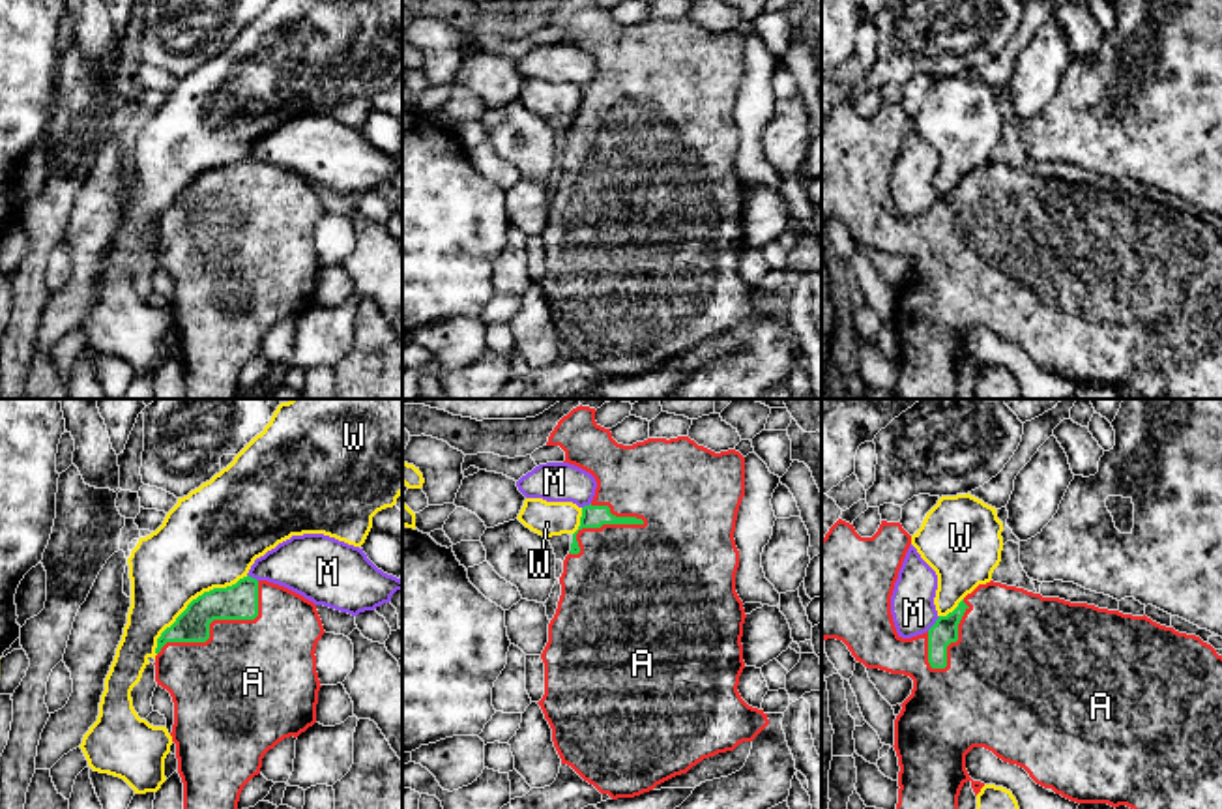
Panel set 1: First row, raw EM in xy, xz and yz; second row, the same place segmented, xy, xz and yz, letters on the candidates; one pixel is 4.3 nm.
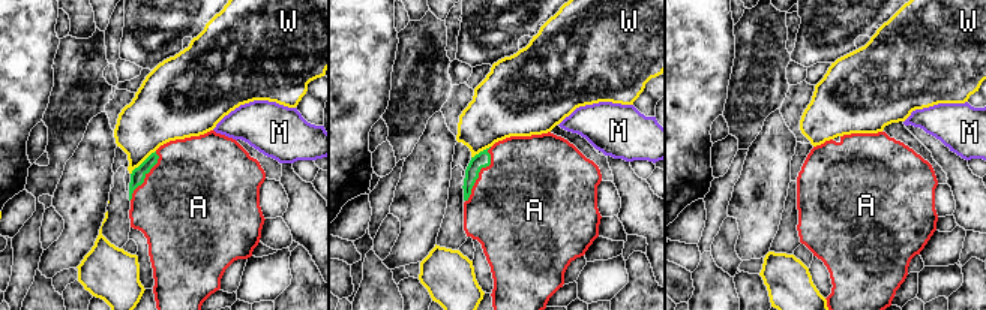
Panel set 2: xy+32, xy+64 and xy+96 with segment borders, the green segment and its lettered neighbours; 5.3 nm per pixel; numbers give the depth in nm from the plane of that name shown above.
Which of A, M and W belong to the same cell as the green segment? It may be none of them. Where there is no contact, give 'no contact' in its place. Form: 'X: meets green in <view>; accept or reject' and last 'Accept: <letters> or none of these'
A: meets green in xz; accept
M: meets green in yz; reject
W: meets green in xy; reject
Accept: A

